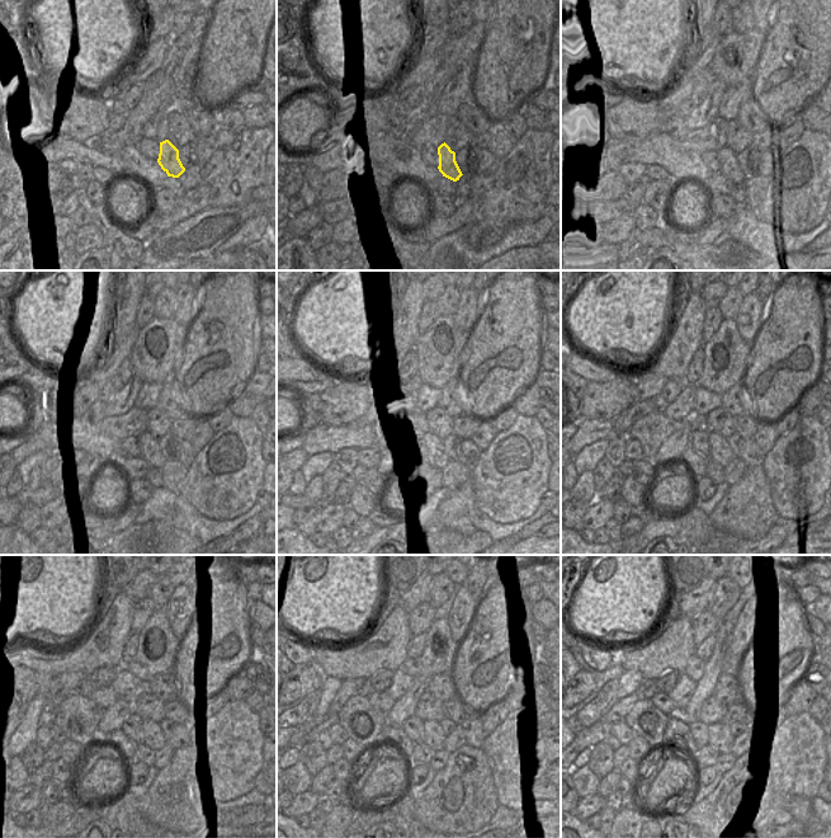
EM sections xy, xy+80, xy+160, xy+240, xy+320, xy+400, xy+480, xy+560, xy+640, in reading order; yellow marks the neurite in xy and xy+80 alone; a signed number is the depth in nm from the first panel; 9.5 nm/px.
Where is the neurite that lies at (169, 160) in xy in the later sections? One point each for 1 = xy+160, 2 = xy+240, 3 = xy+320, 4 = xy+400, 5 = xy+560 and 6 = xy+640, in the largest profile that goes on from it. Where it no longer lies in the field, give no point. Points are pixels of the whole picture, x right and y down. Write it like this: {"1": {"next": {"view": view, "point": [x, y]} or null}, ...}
{"1": {"next": {"view": "xy+160", "point": [728, 165]}}, "2": {"next": {"view": "xy+240", "point": [150, 450]}}, "3": {"next": {"view": "xy+320", "point": [434, 452]}}, "4": {"next": {"view": "xy+400", "point": [719, 452]}}, "5": {"next": {"view": "xy+560", "point": [434, 735]}}, "6": {"next": {"view": "xy+640", "point": [719, 737]}}}

